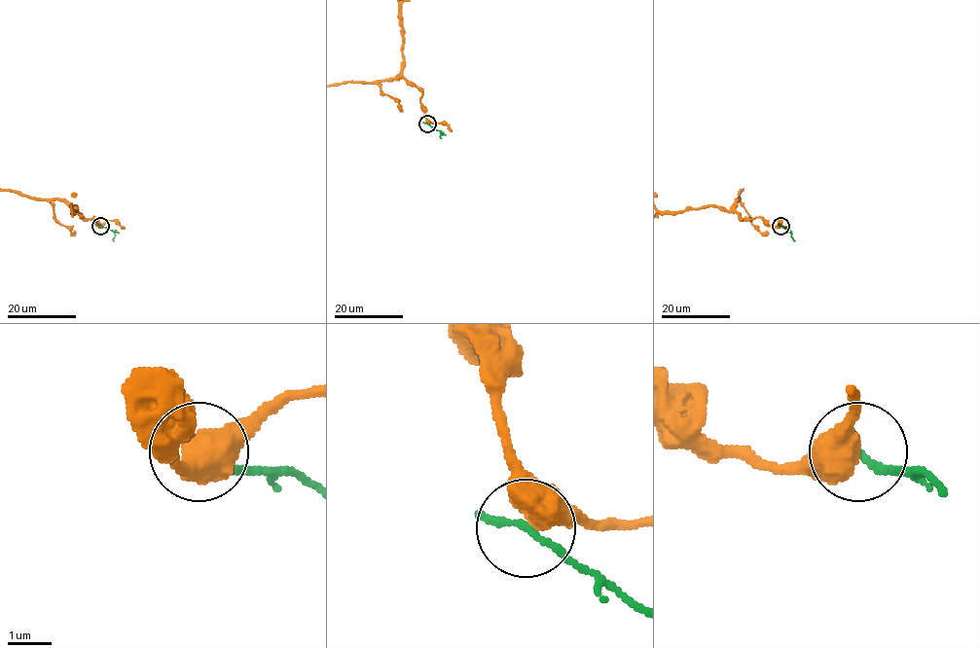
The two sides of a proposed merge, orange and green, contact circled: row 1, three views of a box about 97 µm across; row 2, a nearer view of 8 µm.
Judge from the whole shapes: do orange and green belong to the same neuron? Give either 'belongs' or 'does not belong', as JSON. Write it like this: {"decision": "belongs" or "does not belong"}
{"decision": "does not belong"}

